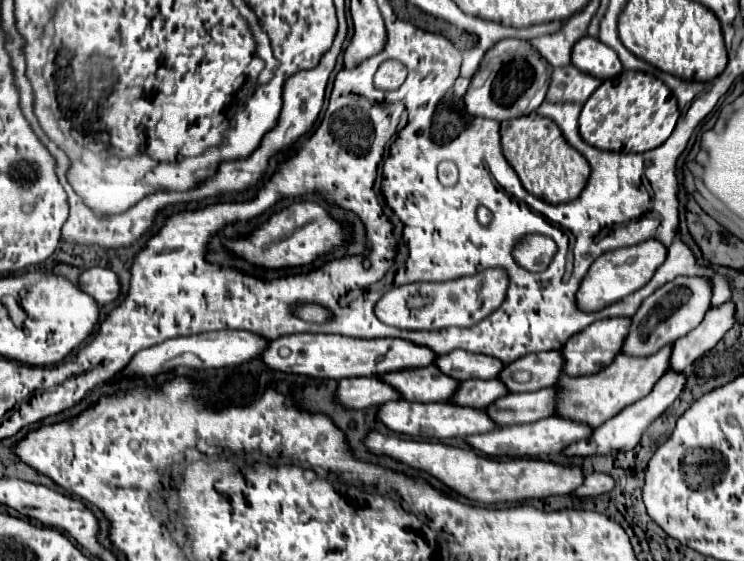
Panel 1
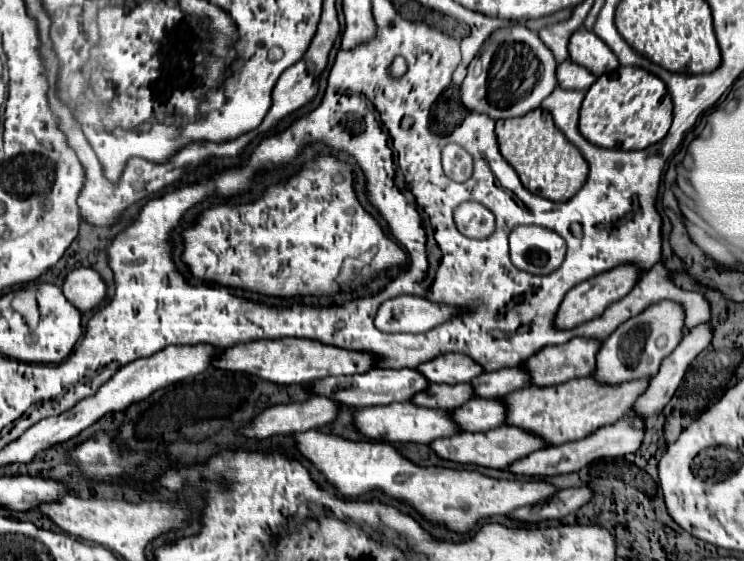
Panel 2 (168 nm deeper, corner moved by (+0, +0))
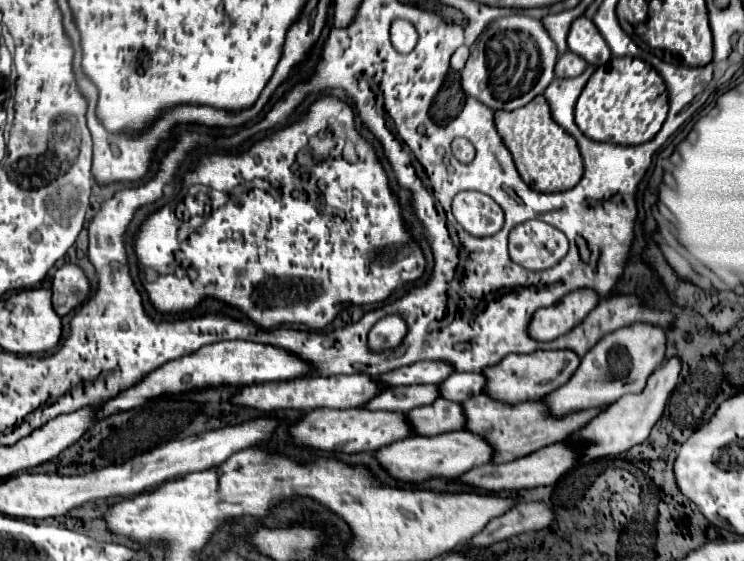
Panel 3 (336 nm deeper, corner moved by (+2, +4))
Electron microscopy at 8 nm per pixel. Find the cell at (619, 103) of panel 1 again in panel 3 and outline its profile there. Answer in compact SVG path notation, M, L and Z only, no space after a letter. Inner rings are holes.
M612 58L590 76L576 102L574 114L576 126L592 140L612 144L644 144L658 134L666 120L666 84L662 76L644 60Z

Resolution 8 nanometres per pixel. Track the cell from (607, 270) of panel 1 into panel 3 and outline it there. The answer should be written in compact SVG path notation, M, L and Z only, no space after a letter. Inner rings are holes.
M576 290L572 294L566 294L558 304L534 312L528 324L528 334L540 342L556 340L558 336L578 326L594 306L596 294L590 290Z

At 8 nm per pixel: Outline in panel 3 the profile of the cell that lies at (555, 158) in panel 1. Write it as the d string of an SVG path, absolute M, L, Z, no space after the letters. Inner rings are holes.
M536 96L528 106L520 110L496 110L494 124L506 148L512 152L520 176L530 188L538 192L562 192L580 182L584 168L576 140L554 122L544 96Z

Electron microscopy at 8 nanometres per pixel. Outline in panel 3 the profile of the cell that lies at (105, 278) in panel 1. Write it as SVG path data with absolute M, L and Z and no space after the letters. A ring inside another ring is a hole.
M64 264L52 278L52 306L56 314L66 316L78 308L90 292L88 278L76 264Z

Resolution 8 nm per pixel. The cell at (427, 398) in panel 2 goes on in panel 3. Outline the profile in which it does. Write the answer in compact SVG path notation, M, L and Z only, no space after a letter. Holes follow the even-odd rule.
M396 386L382 390L382 394L374 396L364 404L366 410L386 410L386 412L402 412L416 406L428 406L438 398L438 386Z

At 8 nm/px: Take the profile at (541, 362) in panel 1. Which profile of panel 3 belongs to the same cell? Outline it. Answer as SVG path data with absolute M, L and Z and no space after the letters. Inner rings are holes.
M454 372L438 386L438 390L440 390L440 398L446 398L450 402L466 402L468 398L484 390L484 376Z

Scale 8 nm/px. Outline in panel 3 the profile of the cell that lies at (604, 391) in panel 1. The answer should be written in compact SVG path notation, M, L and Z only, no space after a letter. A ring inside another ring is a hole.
M484 394L470 398L462 404L466 424L464 430L482 436L490 446L492 446L492 460L490 464L500 464L500 462L512 462L518 458L524 458L532 454L534 450L540 450L544 446L556 444L566 440L572 432L580 430L584 424L592 420L600 410L586 410L586 412L576 412L564 418L552 418L542 402L522 402L516 406L504 406L502 402L496 402Z

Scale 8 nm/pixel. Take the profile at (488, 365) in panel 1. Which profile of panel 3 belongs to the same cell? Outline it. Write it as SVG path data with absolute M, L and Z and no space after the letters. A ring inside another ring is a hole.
M418 362L416 366L404 366L400 370L390 370L386 374L376 376L374 380L394 388L394 386L410 386L410 384L440 384L454 370L448 370L442 362Z

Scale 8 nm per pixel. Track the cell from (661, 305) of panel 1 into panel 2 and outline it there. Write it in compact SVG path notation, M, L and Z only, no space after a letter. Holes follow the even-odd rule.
M662 300L652 306L648 306L642 314L626 320L610 338L604 340L600 352L598 352L598 366L594 376L598 376L600 382L628 382L634 378L652 378L664 356L668 356L682 340L684 336L684 320L686 310L682 304L672 300Z

